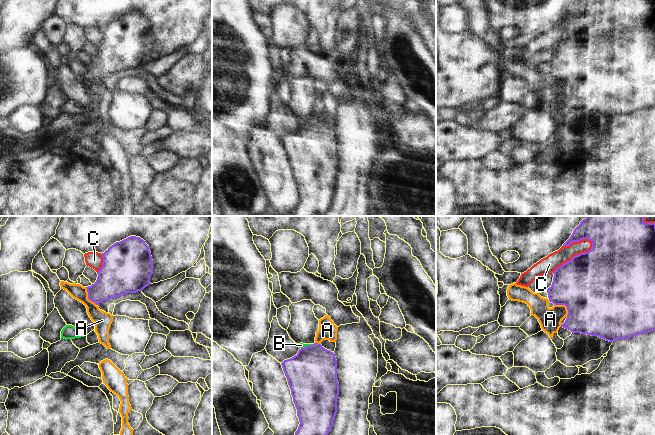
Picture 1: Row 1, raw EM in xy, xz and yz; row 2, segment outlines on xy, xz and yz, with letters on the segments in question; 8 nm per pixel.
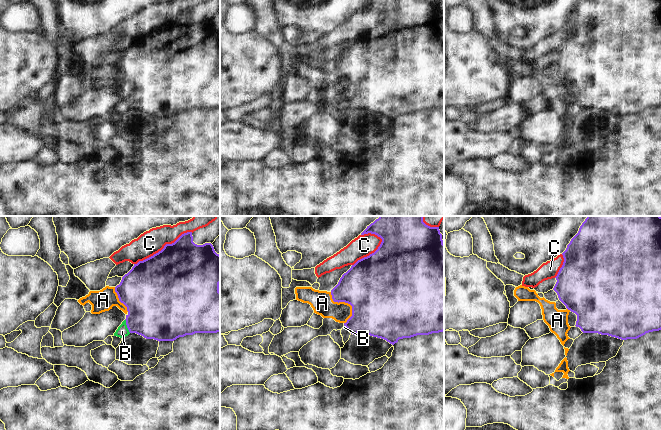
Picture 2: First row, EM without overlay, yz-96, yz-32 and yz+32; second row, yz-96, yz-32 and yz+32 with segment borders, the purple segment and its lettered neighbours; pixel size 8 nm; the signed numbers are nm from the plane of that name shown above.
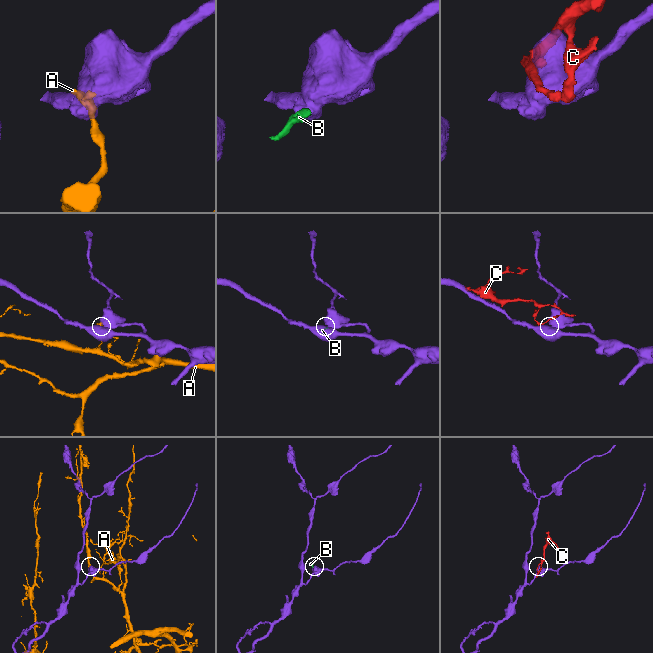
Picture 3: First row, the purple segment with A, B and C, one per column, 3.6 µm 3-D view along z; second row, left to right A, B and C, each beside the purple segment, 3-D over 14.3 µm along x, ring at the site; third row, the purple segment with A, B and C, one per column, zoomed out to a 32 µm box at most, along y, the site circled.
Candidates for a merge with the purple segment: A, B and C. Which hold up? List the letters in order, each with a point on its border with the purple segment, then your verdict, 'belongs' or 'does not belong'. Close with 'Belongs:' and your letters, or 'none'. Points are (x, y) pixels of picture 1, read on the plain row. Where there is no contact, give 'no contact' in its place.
A: contact yz (565, 81); does not belong
B: contact xz (307, 122); belongs
C: contact yz (574, 32); does not belong
Belongs: B

